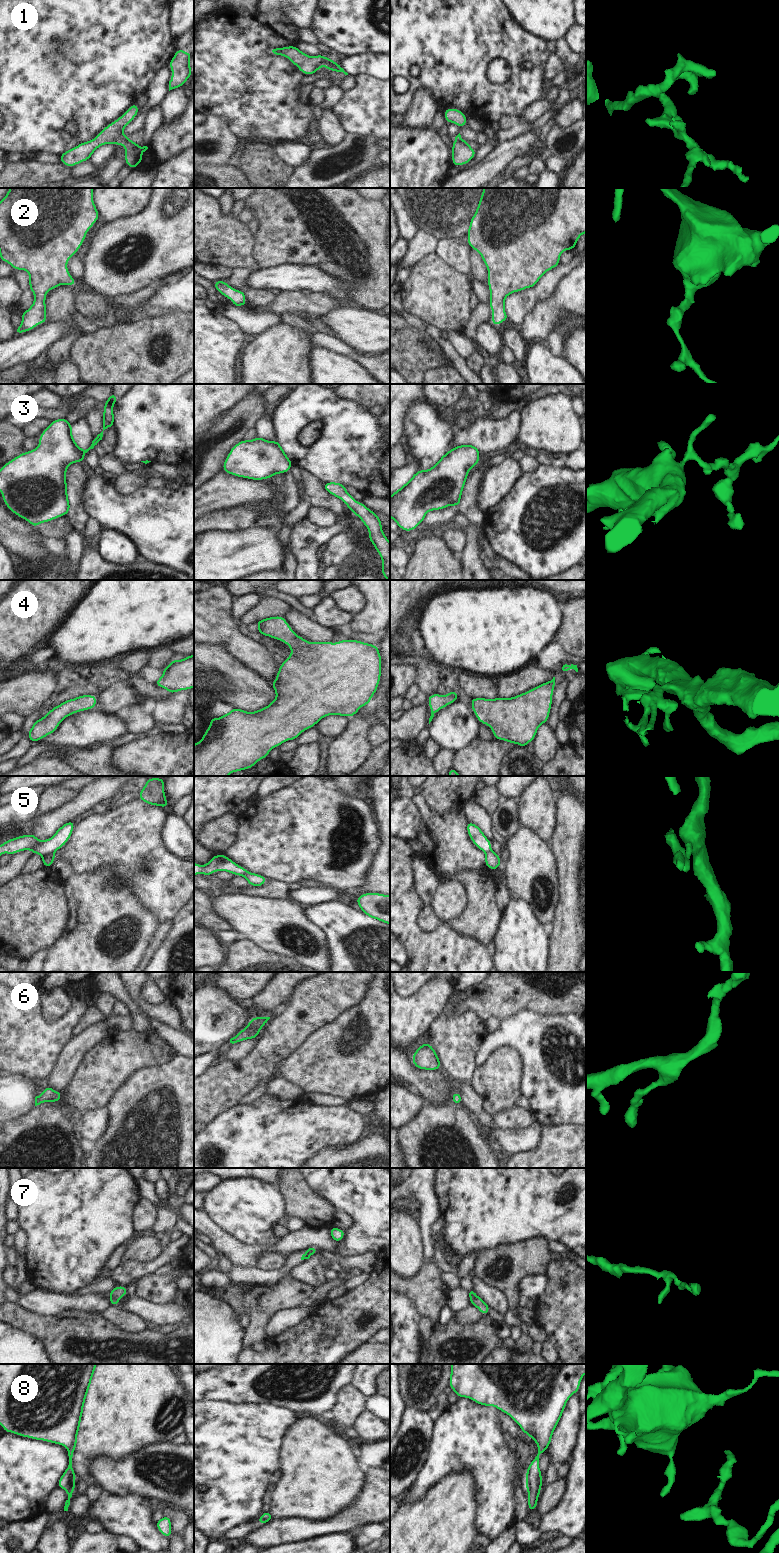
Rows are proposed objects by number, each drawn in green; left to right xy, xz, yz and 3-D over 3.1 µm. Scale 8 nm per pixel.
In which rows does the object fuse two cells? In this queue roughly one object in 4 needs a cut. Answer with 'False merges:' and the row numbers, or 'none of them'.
False merges: 5

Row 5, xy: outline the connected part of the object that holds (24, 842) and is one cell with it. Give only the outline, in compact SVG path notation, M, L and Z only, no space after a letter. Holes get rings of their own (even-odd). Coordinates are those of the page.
M74 821L63 824L51 839L39 840L33 833L9 839L0 845L0 856L3 853L14 855L17 852L31 850L33 854L45 856L62 848L74 830Z

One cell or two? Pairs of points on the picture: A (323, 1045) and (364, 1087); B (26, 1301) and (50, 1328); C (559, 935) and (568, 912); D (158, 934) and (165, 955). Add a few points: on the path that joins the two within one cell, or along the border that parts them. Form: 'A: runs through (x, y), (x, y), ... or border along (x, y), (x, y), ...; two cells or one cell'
A: runs through (333, 1055), (355, 1077); one cell
B: border along (18, 1302), (36, 1312), (59, 1315); two cells
C: runs through (565, 929), (568, 926), (568, 918); one cell
D: border along (172, 921), (168, 931), (147, 961); two cells

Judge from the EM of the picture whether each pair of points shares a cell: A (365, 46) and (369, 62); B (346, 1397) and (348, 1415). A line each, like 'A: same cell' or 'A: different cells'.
A: different cells
B: same cell

